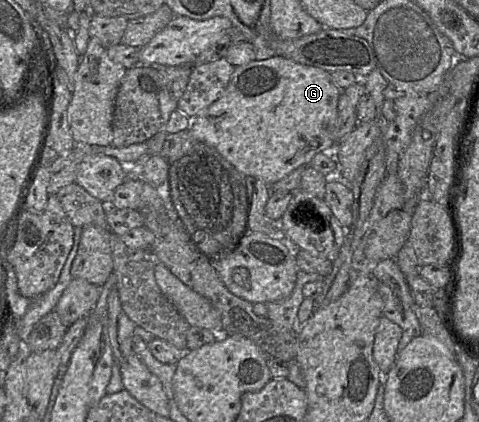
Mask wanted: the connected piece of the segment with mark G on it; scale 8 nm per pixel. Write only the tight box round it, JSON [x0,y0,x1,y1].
[189,56,342,186]

